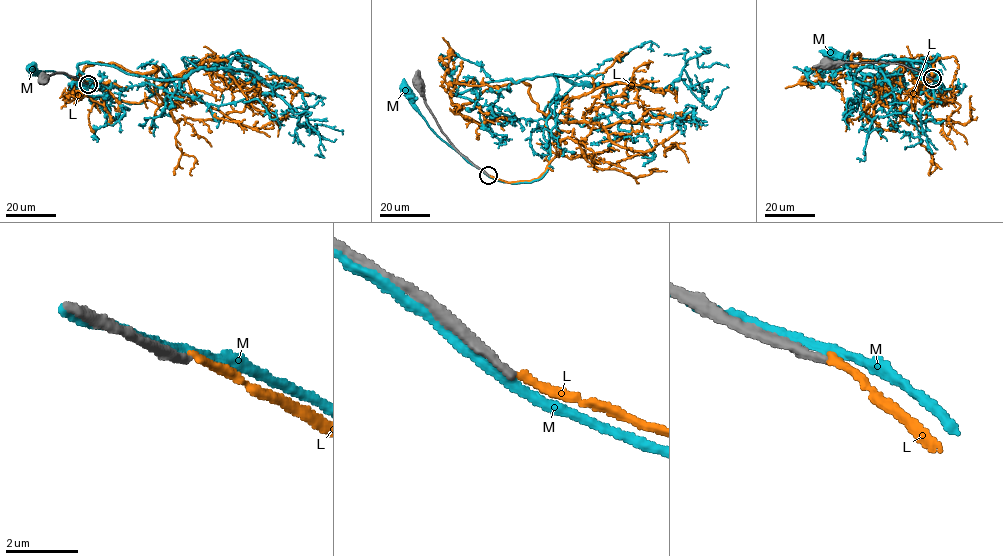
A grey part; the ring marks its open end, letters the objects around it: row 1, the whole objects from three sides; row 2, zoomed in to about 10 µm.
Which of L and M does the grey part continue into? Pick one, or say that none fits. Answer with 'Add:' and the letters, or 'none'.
Add: none

